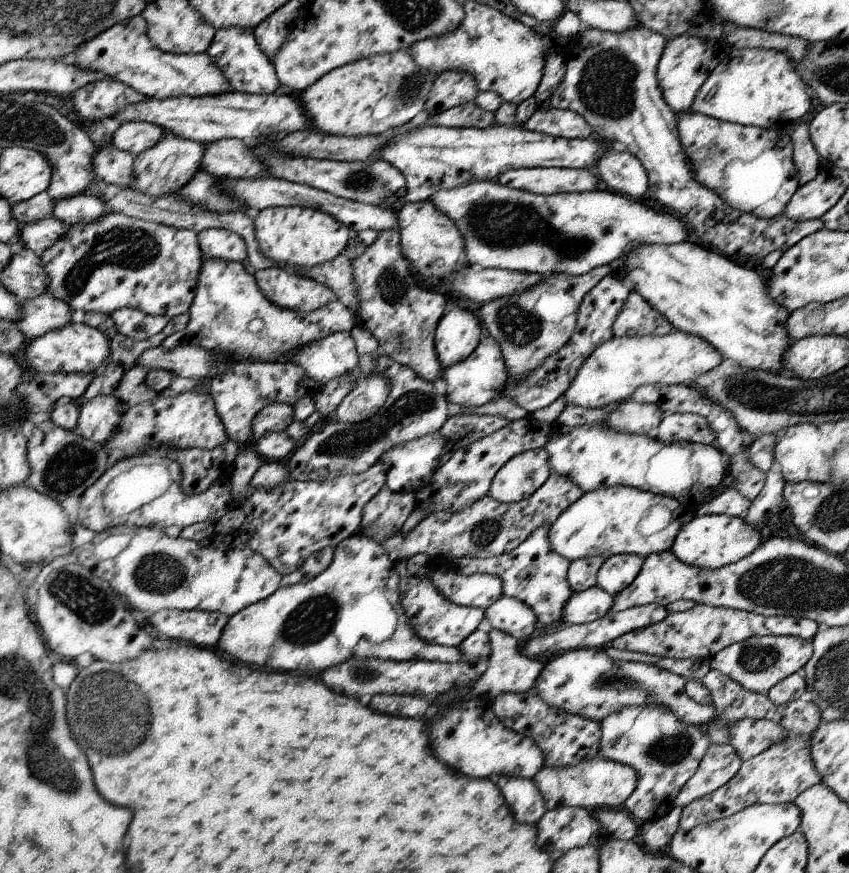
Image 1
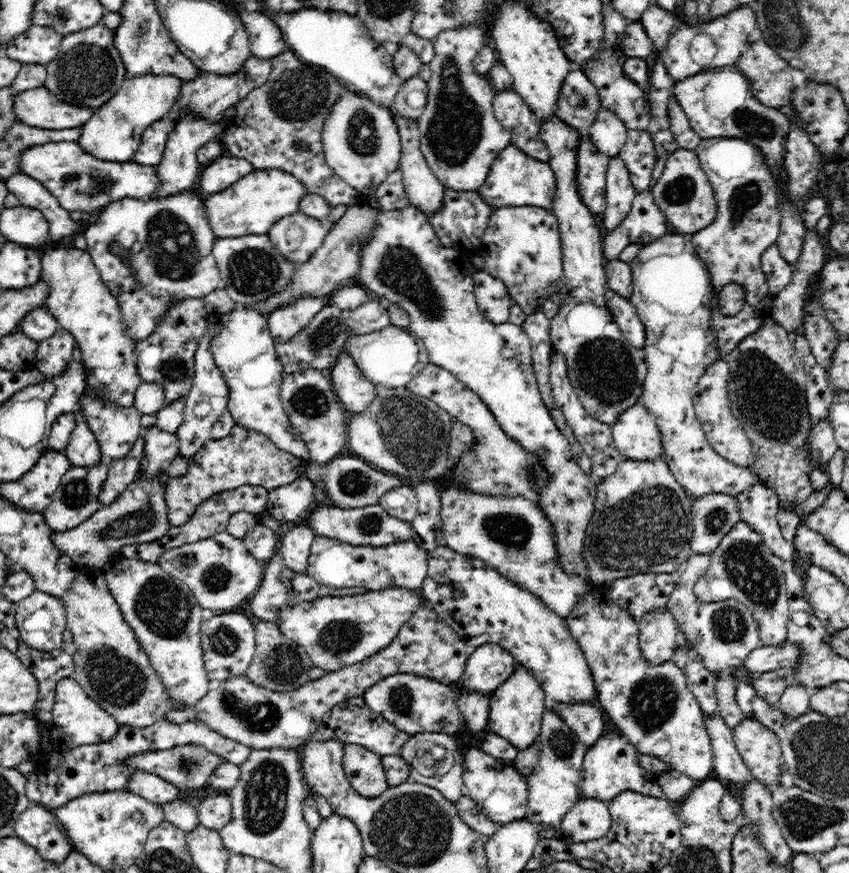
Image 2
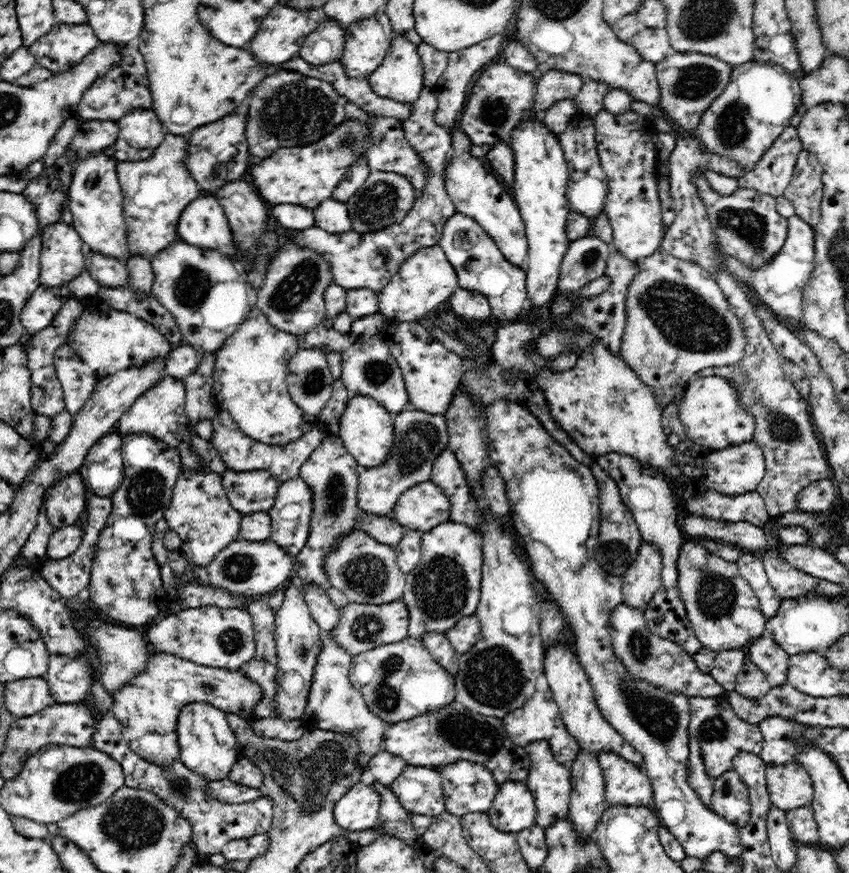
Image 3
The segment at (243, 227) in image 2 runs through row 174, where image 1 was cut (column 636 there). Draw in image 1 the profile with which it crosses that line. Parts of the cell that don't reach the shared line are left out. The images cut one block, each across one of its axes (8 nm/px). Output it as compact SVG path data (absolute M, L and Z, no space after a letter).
M687 241L671 245L638 245L621 258L625 269L625 276L621 280L647 300L656 312L665 316L675 329L706 339L720 352L723 360L730 359L741 367L784 373L781 360L786 347L794 342L787 336L785 329L787 316L792 311L779 305L768 294L766 280L756 271L734 263L730 257L718 254L708 246Z

